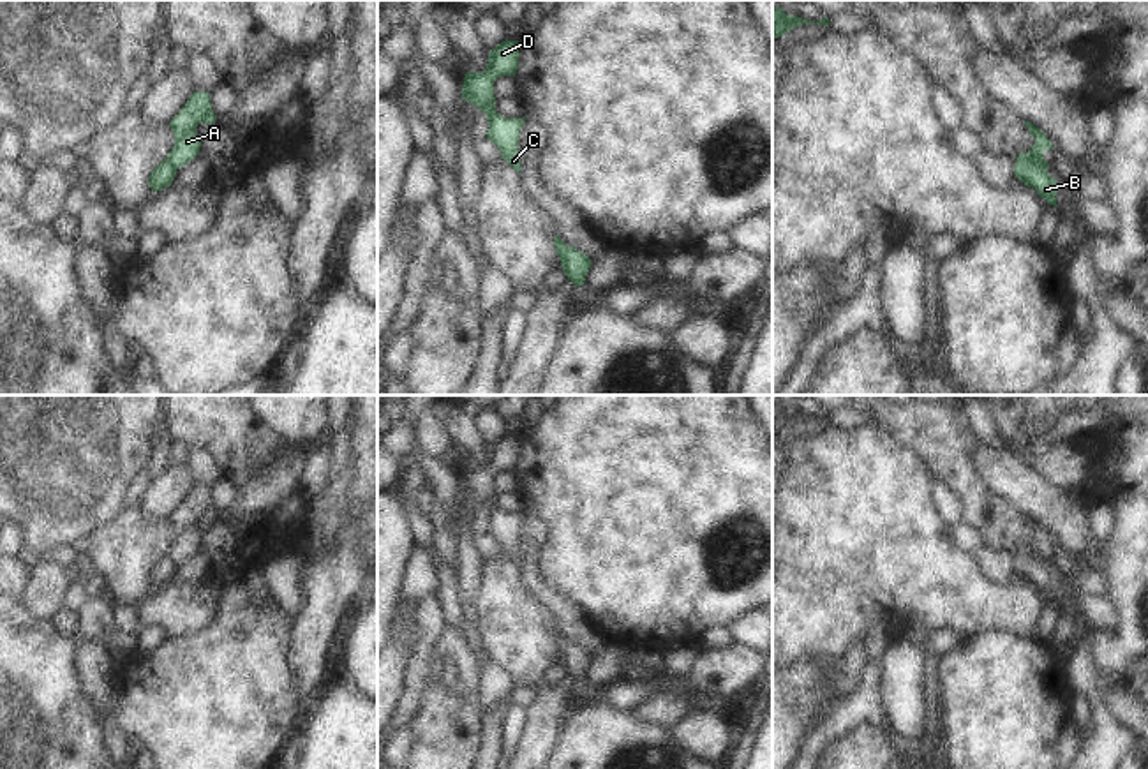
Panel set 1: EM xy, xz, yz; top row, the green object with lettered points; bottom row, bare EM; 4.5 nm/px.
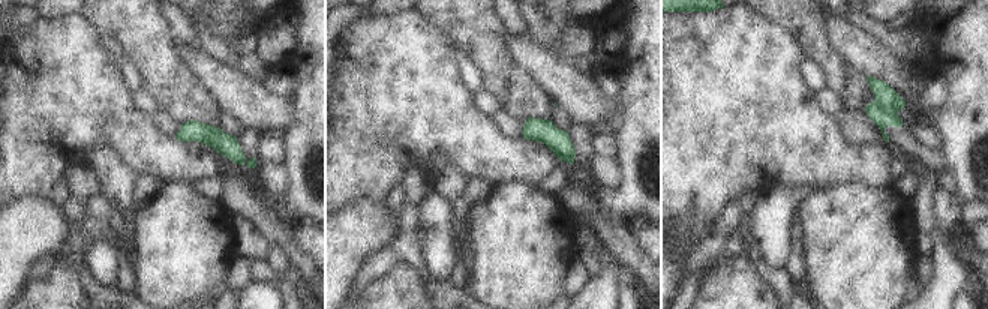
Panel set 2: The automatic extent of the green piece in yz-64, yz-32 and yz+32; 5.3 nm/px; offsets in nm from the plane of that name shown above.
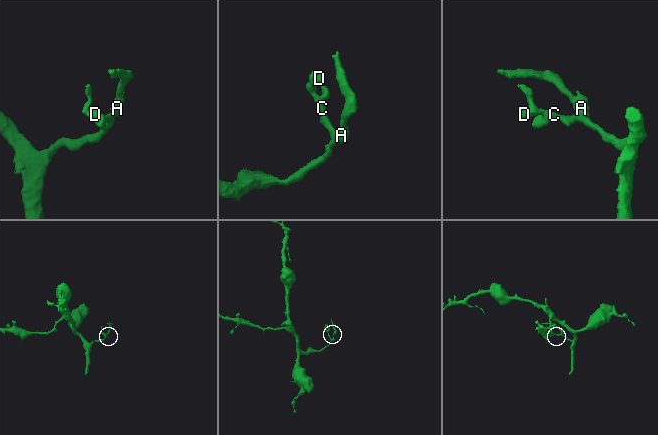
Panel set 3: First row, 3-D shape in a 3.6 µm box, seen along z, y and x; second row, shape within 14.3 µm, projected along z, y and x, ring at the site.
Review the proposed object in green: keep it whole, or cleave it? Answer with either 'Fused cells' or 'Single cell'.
Fused cells.

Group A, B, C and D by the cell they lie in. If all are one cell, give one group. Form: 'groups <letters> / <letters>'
groups A / B C D

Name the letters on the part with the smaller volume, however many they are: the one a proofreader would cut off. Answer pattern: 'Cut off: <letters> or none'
Cut off: A

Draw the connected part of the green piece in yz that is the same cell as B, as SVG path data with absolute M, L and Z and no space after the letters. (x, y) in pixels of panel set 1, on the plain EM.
M1018 556L1014 561L1014 570L1026 582L1035 584L1037 589L1047 596L1047 600L1058 601L1056 594L1055 594L1055 591L1058 587L1058 579L1042 563L1032 559L1032 557Z

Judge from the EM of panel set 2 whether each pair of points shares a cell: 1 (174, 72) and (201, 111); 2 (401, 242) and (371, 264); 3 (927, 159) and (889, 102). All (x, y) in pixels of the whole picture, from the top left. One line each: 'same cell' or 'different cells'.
1: same cell
2: same cell
3: same cell

